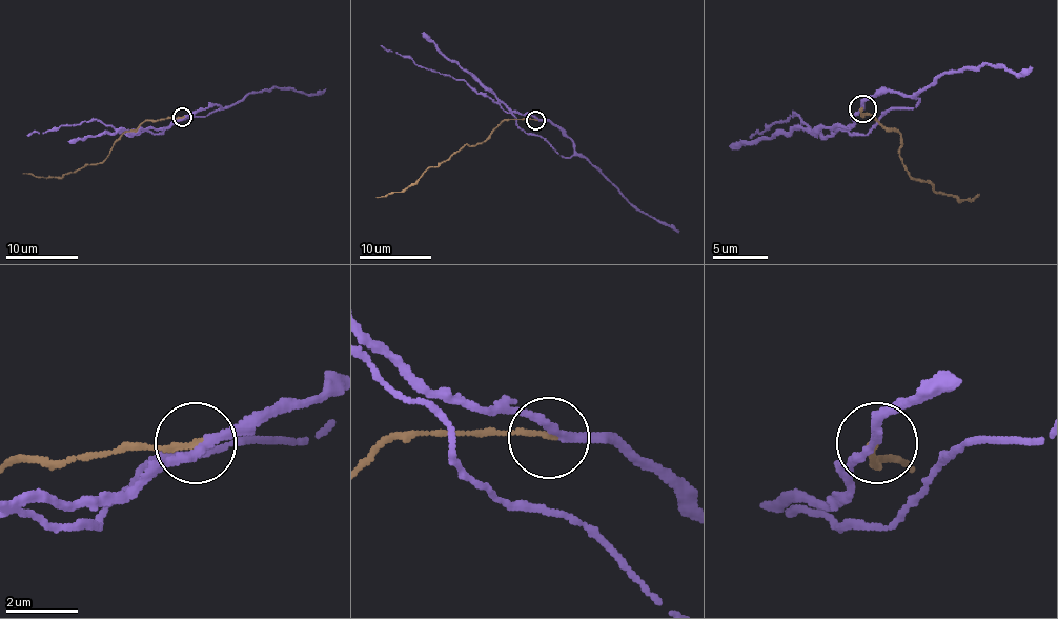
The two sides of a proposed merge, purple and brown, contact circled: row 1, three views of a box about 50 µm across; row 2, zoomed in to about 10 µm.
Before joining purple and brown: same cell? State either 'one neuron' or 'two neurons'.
two neurons

